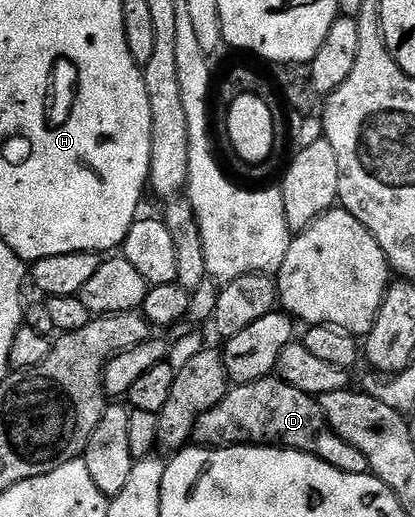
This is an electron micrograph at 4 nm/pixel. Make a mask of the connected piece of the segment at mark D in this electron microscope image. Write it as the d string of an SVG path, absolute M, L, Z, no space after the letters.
M280 378L256 380L230 387L229 393L199 422L195 422L193 440L207 448L226 446L276 446L306 452L347 474L366 474L369 463L363 450L355 450L351 442L343 442L325 420L320 403L303 390L295 390Z

